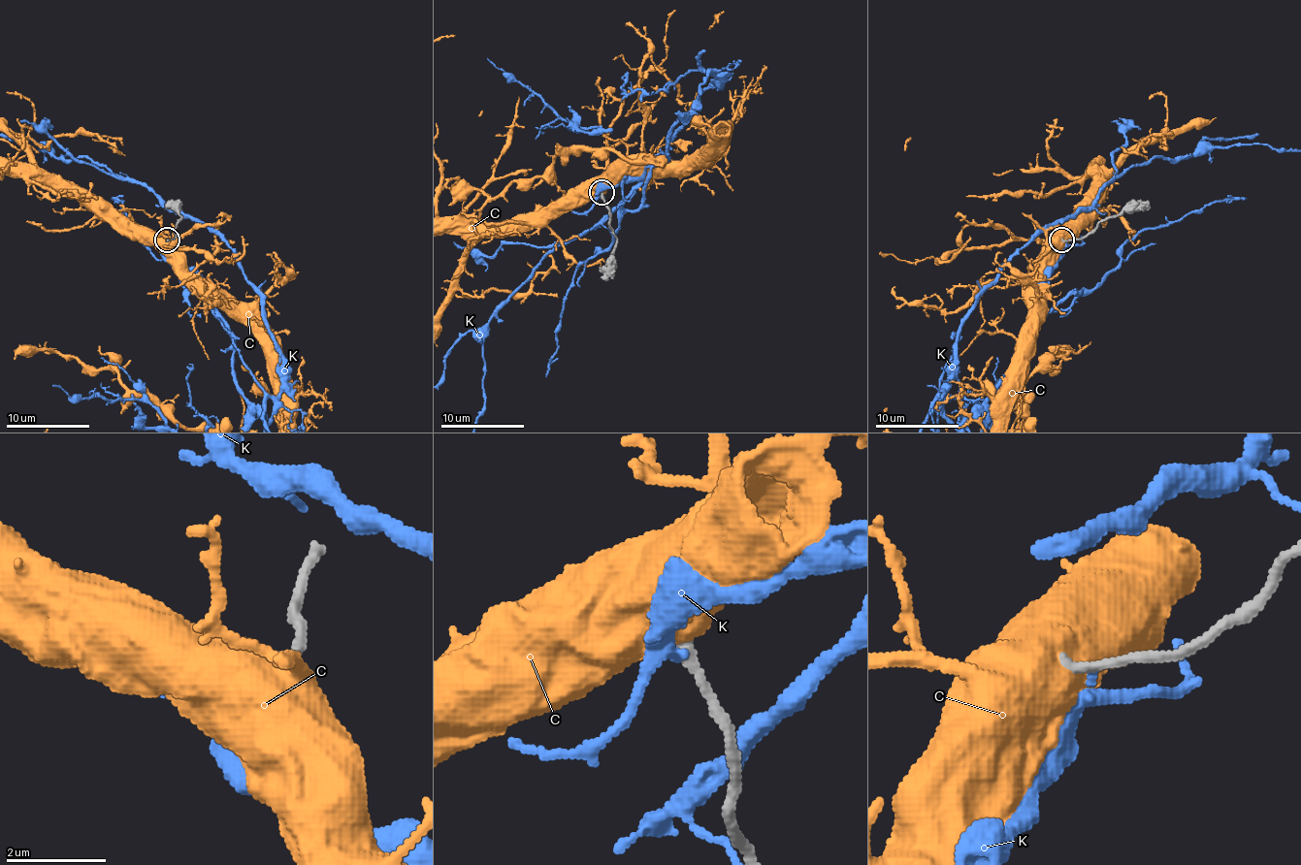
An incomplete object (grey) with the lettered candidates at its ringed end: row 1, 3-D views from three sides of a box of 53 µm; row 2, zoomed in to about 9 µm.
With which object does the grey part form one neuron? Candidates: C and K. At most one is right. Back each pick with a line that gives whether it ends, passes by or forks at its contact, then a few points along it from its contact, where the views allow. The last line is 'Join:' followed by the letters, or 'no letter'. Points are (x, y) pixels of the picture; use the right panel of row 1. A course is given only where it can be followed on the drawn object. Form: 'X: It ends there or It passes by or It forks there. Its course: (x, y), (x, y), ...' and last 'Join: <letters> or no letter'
Join: no letter

